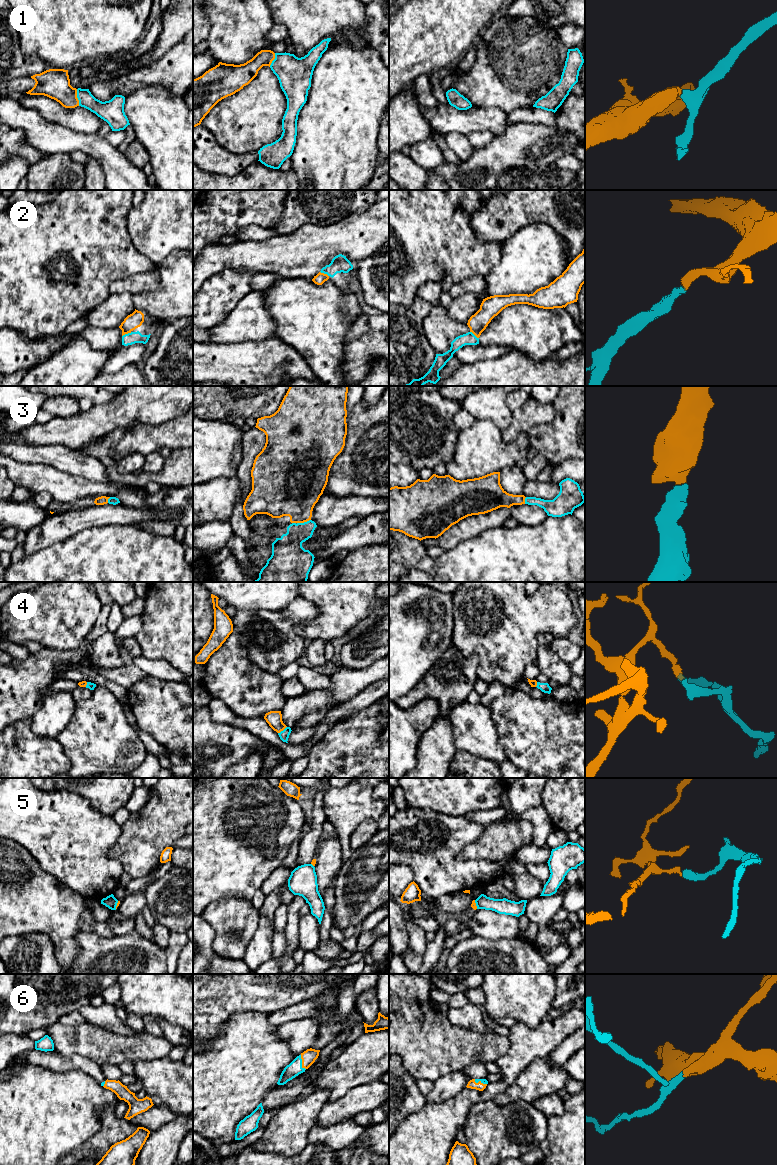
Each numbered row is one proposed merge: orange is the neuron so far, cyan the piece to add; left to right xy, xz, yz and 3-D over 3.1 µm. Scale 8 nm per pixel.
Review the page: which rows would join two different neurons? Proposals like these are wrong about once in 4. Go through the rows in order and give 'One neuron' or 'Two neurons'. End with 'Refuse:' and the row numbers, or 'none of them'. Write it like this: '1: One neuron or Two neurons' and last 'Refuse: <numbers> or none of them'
1: One neuron
2: One neuron
3: One neuron
4: One neuron
5: Two neurons
6: One neuron
Refuse: 5

